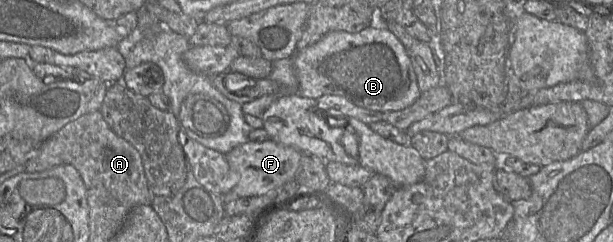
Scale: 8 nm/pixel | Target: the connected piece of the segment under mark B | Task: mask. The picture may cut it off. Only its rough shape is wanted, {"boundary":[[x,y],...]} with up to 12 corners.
{"boundary":[[383,24],[297,50],[298,93],[394,112],[422,93]]}

